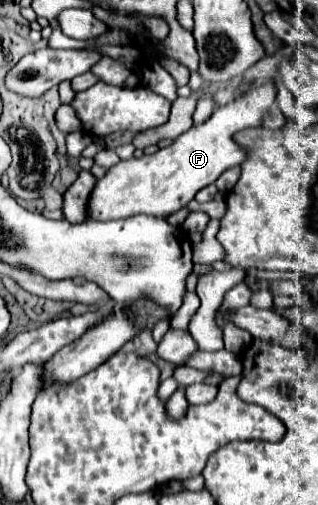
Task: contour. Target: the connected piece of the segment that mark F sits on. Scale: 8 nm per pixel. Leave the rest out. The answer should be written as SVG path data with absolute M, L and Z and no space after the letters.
M269 81L265 85L255 85L227 105L217 107L205 123L193 125L189 131L173 139L169 147L159 149L153 155L143 155L141 159L119 161L103 179L97 181L89 199L89 219L109 221L139 213L167 217L185 207L199 189L215 183L223 171L237 167L247 159L247 149L235 143L233 135L249 127L261 127L275 103L275 97L277 83Z

